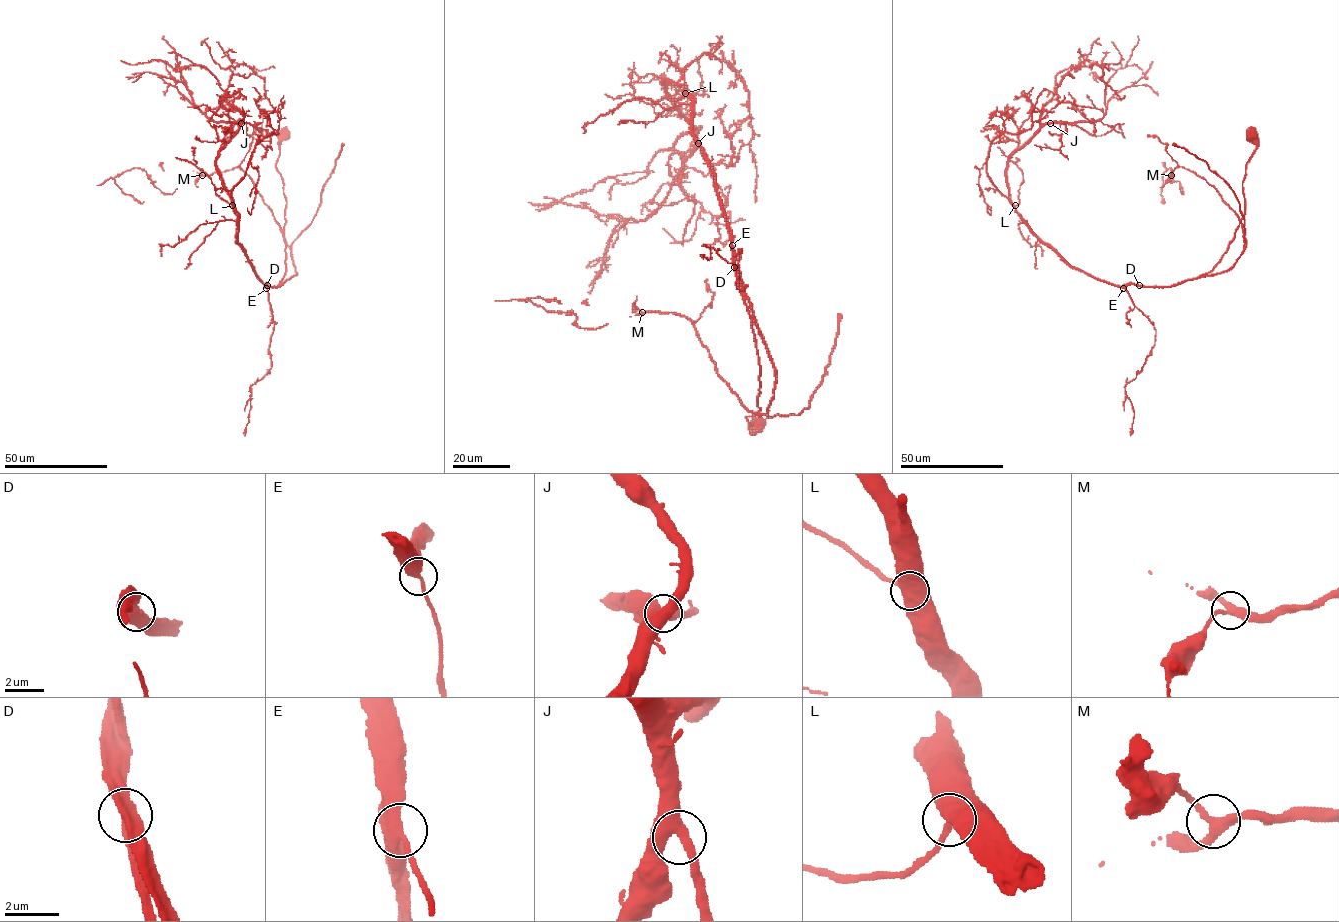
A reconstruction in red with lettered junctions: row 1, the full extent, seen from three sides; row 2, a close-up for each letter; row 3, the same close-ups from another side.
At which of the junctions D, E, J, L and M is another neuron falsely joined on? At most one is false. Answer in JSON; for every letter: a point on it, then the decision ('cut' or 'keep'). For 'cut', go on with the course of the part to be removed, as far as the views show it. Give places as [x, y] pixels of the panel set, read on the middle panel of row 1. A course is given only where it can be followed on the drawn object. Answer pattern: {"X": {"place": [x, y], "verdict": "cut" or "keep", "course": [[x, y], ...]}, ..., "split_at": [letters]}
{"D": {"place": [734, 267], "verdict": "keep"}, "E": {"place": [732, 245], "verdict": "keep"}, "J": {"place": [698, 143], "verdict": "keep"}, "L": {"place": [685, 93], "verdict": "keep"}, "M": {"place": [642, 312], "verdict": "keep"}, "split_at": []}

